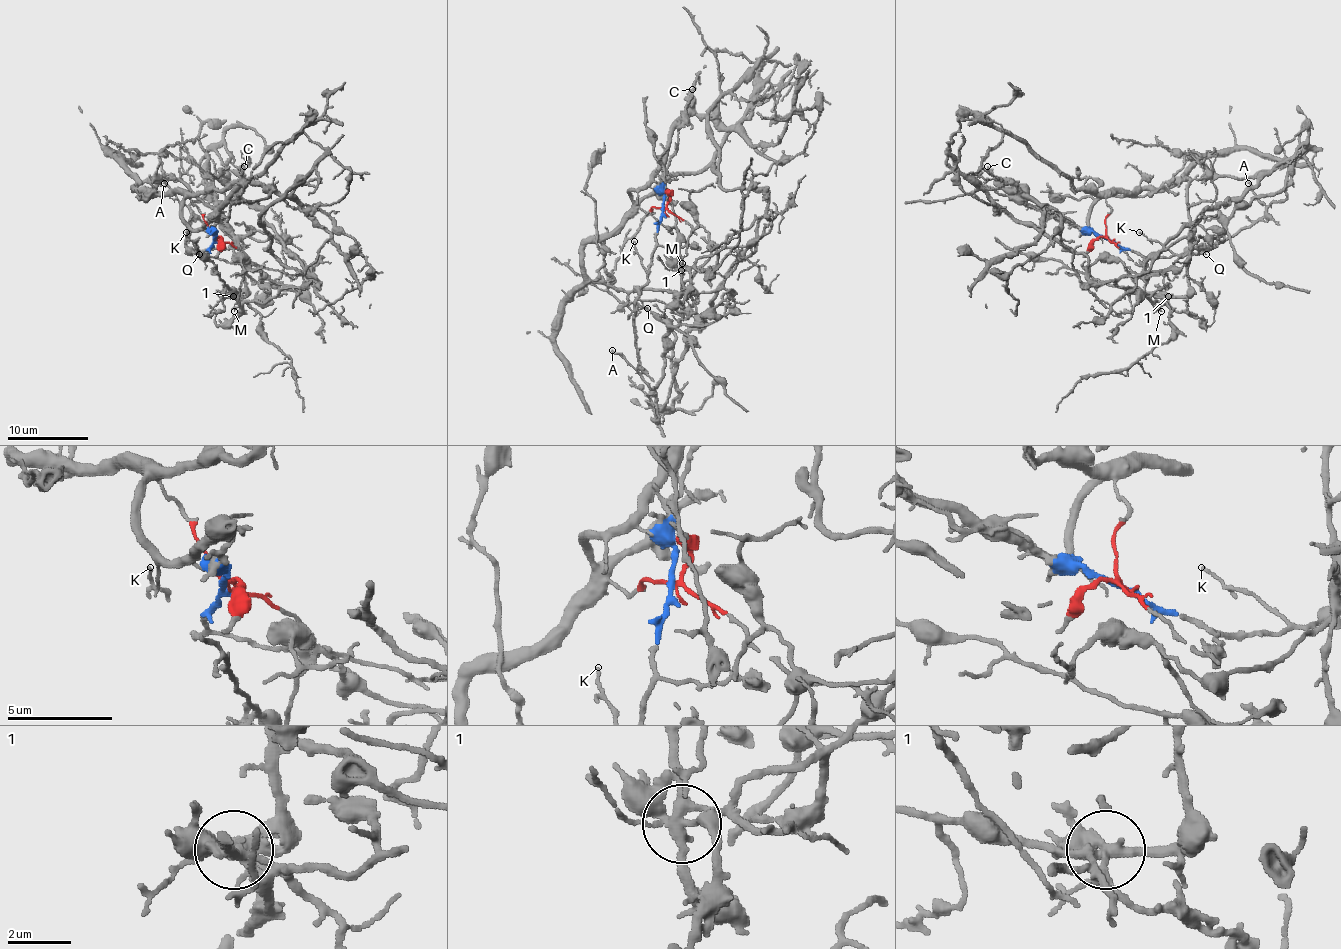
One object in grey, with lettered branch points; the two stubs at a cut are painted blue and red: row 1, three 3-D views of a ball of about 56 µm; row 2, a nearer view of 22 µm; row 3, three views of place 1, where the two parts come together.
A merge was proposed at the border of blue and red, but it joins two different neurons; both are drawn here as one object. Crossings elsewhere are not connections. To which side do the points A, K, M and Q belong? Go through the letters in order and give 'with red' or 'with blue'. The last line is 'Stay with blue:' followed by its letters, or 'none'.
A: with blue
K: with blue
M: with red
Q: with blue
Stay with blue: A, K, Q

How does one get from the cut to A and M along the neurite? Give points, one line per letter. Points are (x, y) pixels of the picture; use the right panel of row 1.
A: (1107, 239), (1147, 257), (1208, 251), (1255, 223), (1265, 211), (1247, 182)
M: (1107, 237), (1111, 194), (1170, 188), (1188, 180), (1188, 292), (1139, 294), (1162, 310)

